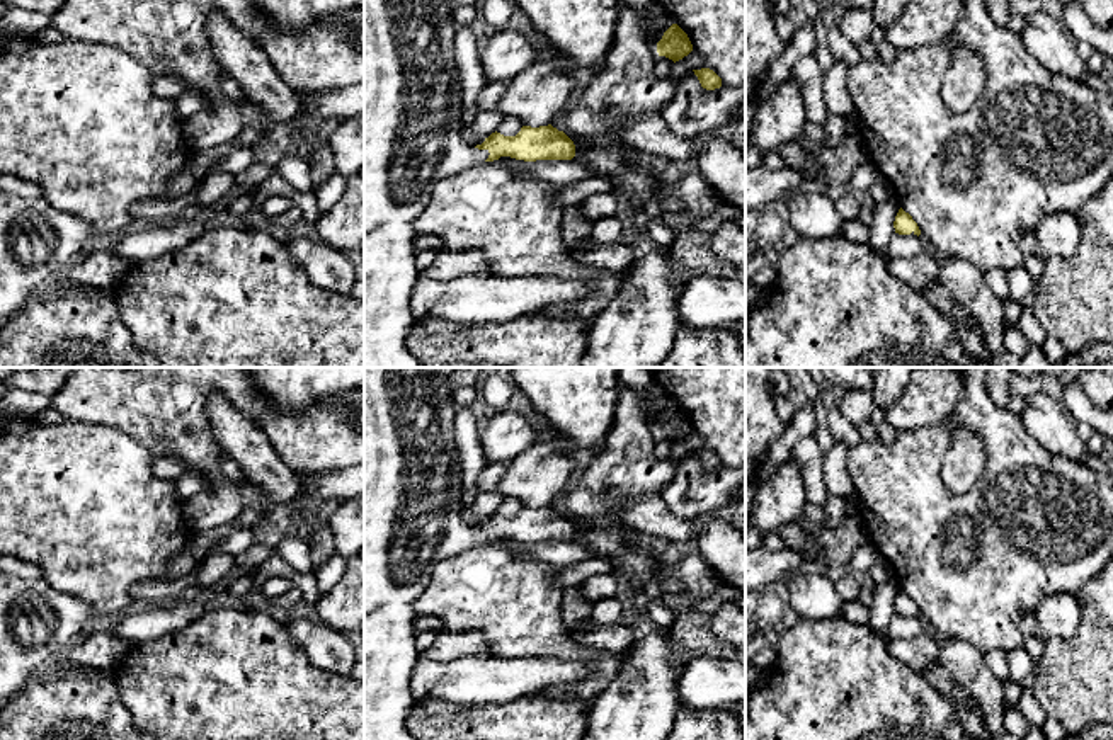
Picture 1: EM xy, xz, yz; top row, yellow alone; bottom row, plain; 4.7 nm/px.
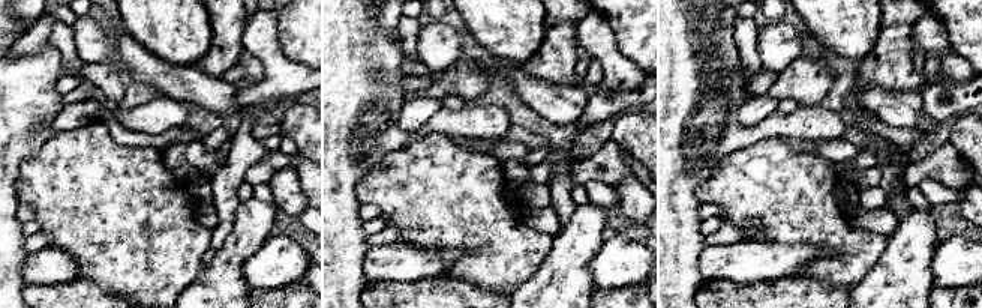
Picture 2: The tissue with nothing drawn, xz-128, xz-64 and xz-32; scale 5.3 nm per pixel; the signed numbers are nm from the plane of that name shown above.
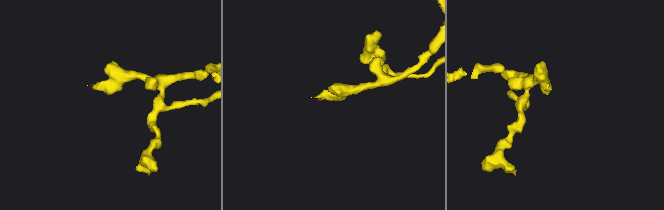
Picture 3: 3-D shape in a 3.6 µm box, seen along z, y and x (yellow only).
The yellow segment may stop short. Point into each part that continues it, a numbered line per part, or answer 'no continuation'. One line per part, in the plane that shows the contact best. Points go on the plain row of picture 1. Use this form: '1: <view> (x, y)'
1: xz (412, 473)

